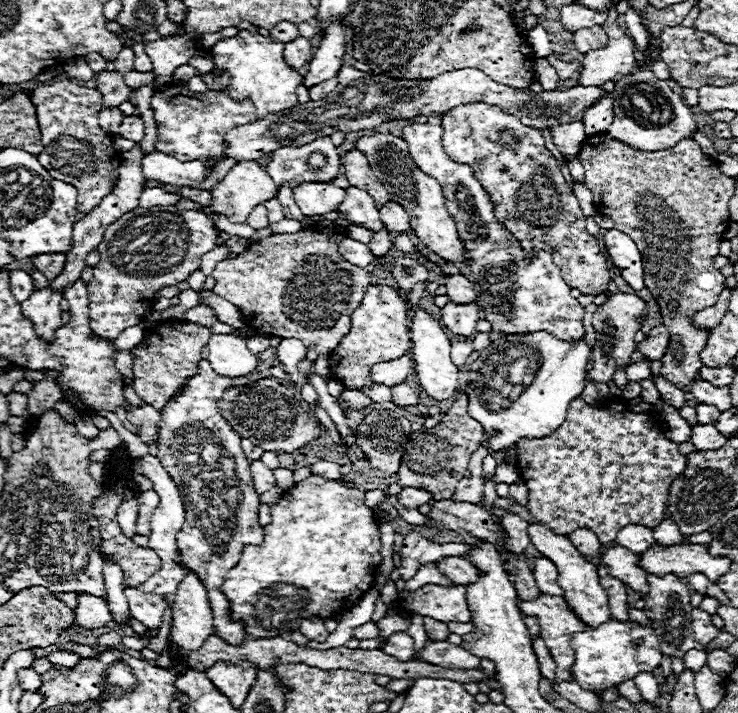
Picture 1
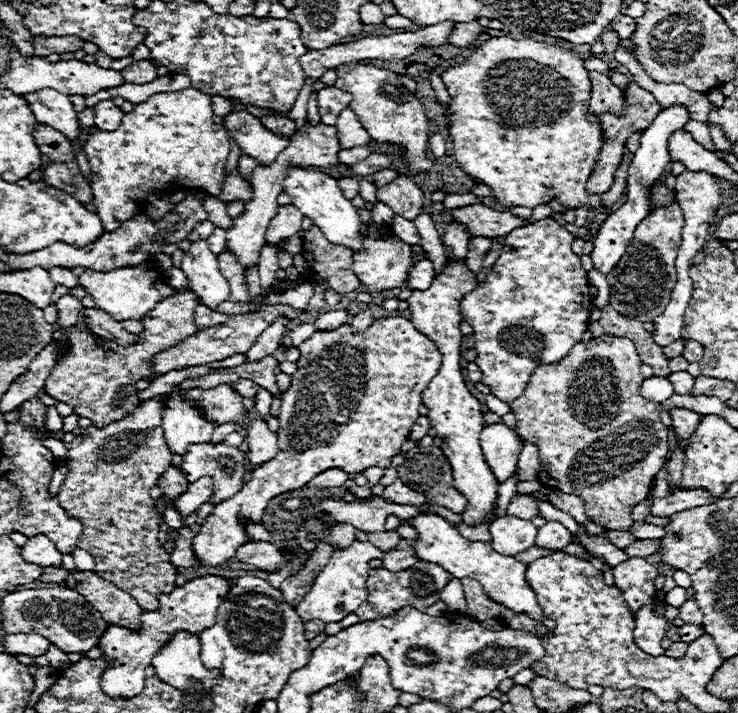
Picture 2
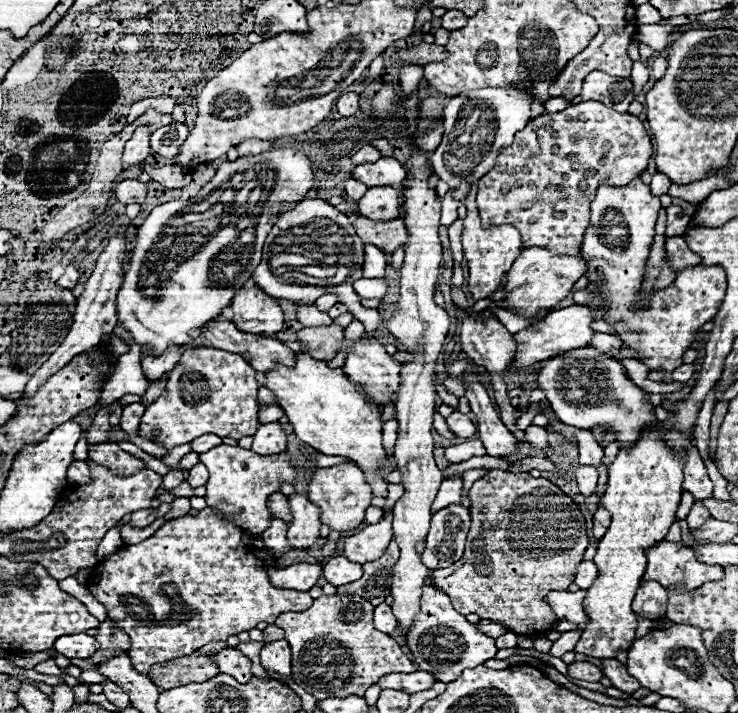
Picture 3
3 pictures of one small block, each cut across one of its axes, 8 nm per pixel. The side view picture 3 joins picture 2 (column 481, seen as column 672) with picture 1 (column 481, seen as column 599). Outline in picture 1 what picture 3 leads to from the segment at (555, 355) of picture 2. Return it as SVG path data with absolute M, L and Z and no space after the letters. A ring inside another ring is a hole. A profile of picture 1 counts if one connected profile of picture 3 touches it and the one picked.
M412 122L404 126L402 138L408 142L410 156L414 164L428 176L436 178L444 192L444 202L452 212L460 240L472 256L468 264L472 282L478 284L480 296L476 304L482 308L484 320L492 322L492 330L500 330L504 334L524 334L544 330L560 340L580 340L584 338L582 304L572 298L570 286L562 278L560 270L552 264L550 254L544 250L536 252L536 260L524 264L524 252L518 240L514 240L506 228L494 218L492 202L486 196L486 190L474 178L472 168L468 164L452 162L442 148L442 126L418 124Z

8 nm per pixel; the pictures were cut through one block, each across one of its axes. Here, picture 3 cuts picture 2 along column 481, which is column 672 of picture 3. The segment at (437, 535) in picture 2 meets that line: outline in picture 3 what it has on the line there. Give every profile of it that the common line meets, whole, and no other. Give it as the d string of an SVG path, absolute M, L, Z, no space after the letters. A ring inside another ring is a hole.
M658 542L656 546L646 548L648 566L642 576L642 582L654 580L662 586L684 584L684 588L698 588L706 582L722 580L722 566L708 566L698 562L698 556L692 546L676 542Z

